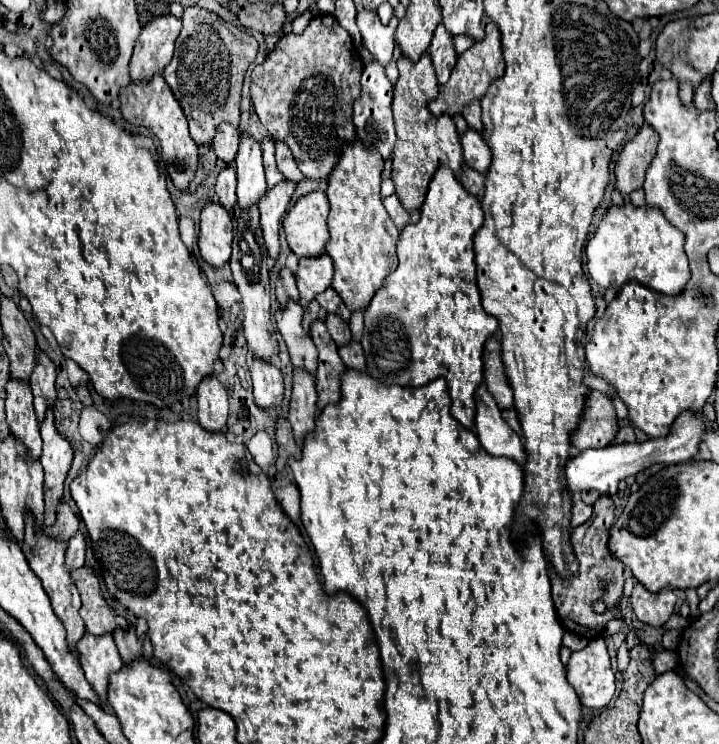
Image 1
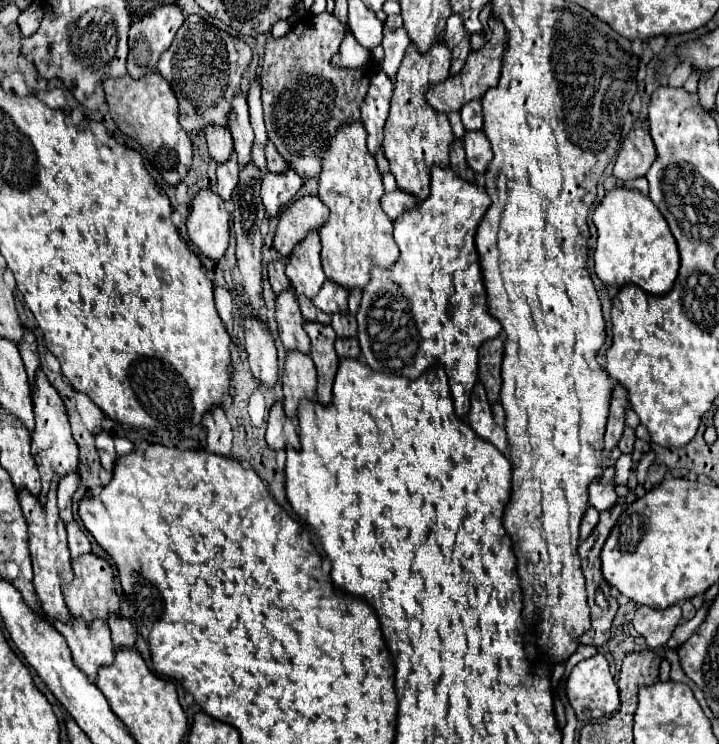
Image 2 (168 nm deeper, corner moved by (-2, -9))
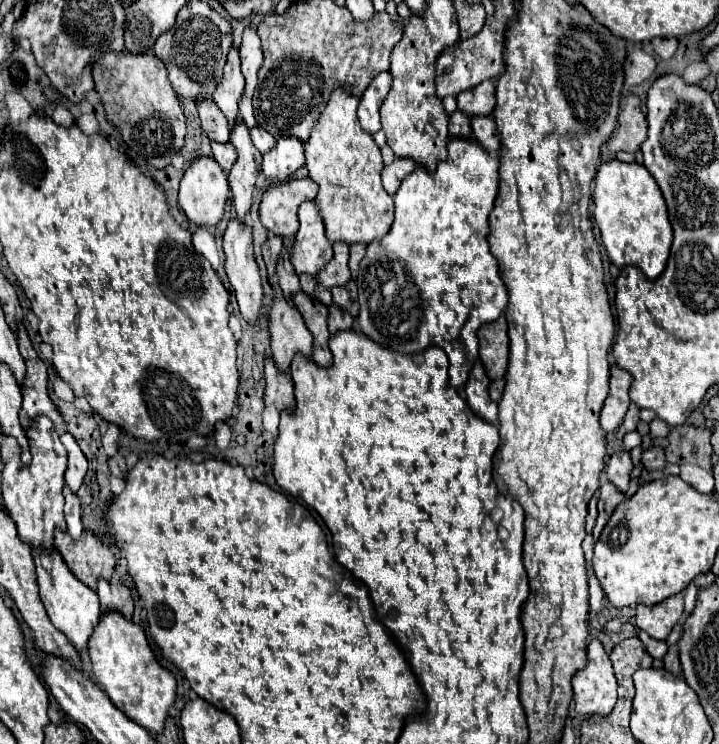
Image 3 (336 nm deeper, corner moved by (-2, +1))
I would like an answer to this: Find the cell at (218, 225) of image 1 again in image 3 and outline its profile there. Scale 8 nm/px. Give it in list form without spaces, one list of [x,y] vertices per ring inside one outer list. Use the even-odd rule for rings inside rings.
[[[213,157],[197,159],[183,175],[179,189],[179,205],[185,211],[187,219],[199,227],[215,227],[225,215],[225,203],[229,195],[227,173],[217,165]]]

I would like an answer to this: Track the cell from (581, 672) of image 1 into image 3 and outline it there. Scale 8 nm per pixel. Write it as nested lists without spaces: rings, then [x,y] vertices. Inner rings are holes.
[[[599,639],[587,645],[587,665],[573,677],[573,699],[579,715],[609,715],[615,707],[617,681]]]

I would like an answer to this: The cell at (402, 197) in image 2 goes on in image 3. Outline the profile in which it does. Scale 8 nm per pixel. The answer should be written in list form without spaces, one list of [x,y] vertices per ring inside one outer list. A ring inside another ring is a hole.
[[[395,159],[391,165],[387,165],[383,169],[383,187],[385,187],[385,191],[389,195],[395,195],[395,191],[401,185],[401,181],[405,179],[405,175],[413,173],[413,169],[415,169],[413,161],[397,161]]]

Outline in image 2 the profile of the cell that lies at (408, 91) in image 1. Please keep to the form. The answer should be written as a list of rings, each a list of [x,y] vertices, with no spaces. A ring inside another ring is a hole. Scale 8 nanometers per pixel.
[[[443,41],[433,43],[433,49],[429,49],[425,55],[421,55],[417,47],[409,45],[393,85],[391,111],[383,135],[383,153],[391,165],[391,173],[397,179],[397,187],[411,195],[417,195],[417,201],[429,197],[431,167],[449,167],[449,145],[455,139],[449,119],[447,115],[433,111],[433,107],[425,103],[427,89],[431,87],[431,83],[445,81],[445,77],[449,77],[449,67],[449,49]]]

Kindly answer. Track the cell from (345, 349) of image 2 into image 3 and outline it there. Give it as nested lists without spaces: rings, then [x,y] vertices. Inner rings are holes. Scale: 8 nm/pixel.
[[[335,305],[329,307],[329,331],[331,335],[339,333],[339,331],[351,331],[353,329],[353,317],[349,317],[349,313],[341,313]]]

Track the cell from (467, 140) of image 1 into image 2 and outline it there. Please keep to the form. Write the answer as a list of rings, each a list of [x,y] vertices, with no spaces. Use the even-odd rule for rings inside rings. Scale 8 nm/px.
[[[467,131],[463,137],[465,151],[467,151],[467,163],[477,175],[483,175],[493,159],[493,151],[489,147],[489,139],[485,139],[483,131]]]

